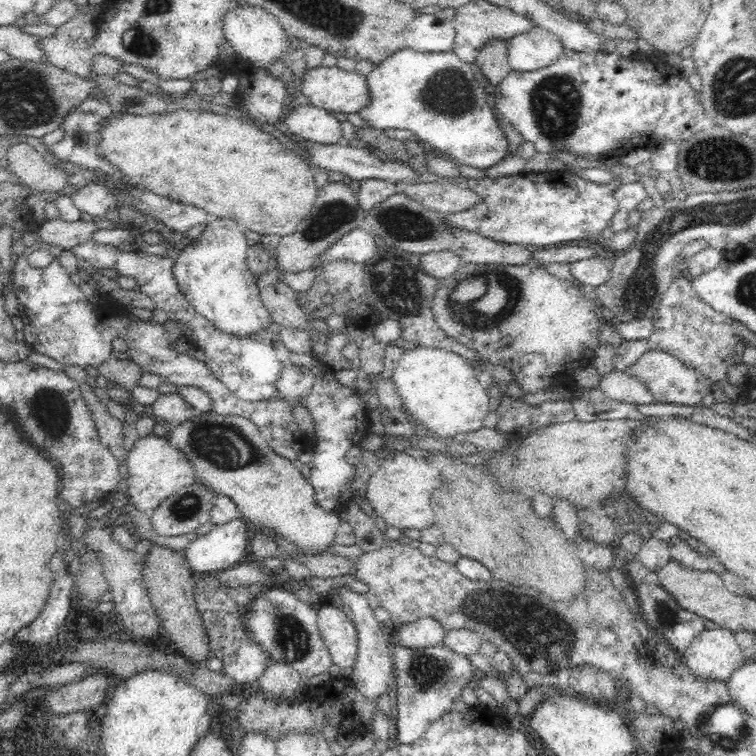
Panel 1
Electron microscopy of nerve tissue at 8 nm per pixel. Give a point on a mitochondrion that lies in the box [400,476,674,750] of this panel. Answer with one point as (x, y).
(543, 638)

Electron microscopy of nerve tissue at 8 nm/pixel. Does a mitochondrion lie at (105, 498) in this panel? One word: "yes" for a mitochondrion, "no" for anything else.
no

